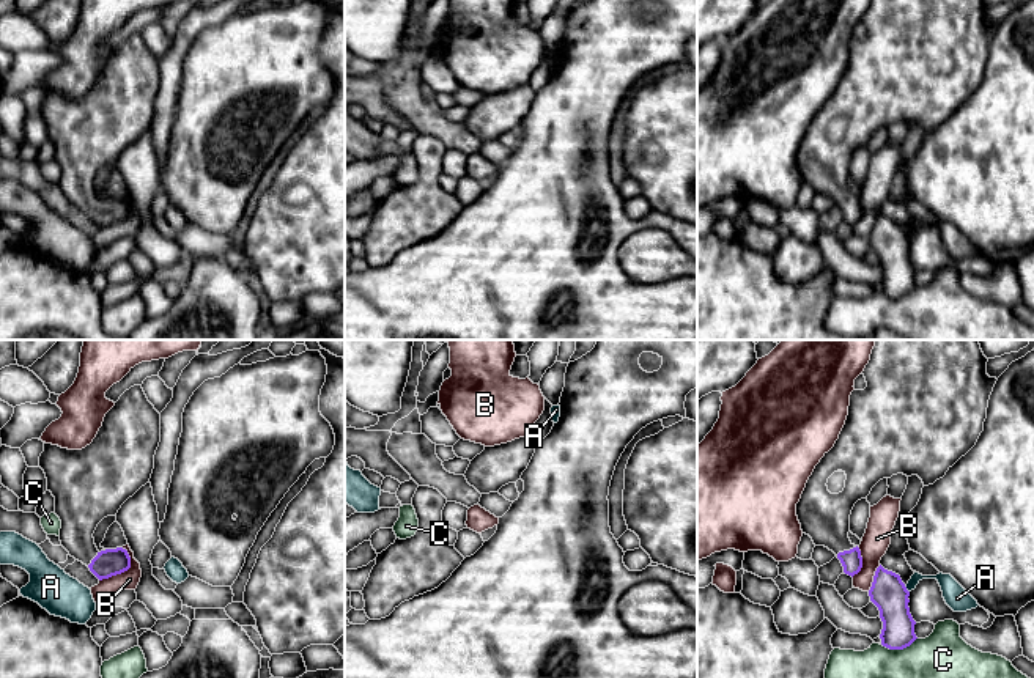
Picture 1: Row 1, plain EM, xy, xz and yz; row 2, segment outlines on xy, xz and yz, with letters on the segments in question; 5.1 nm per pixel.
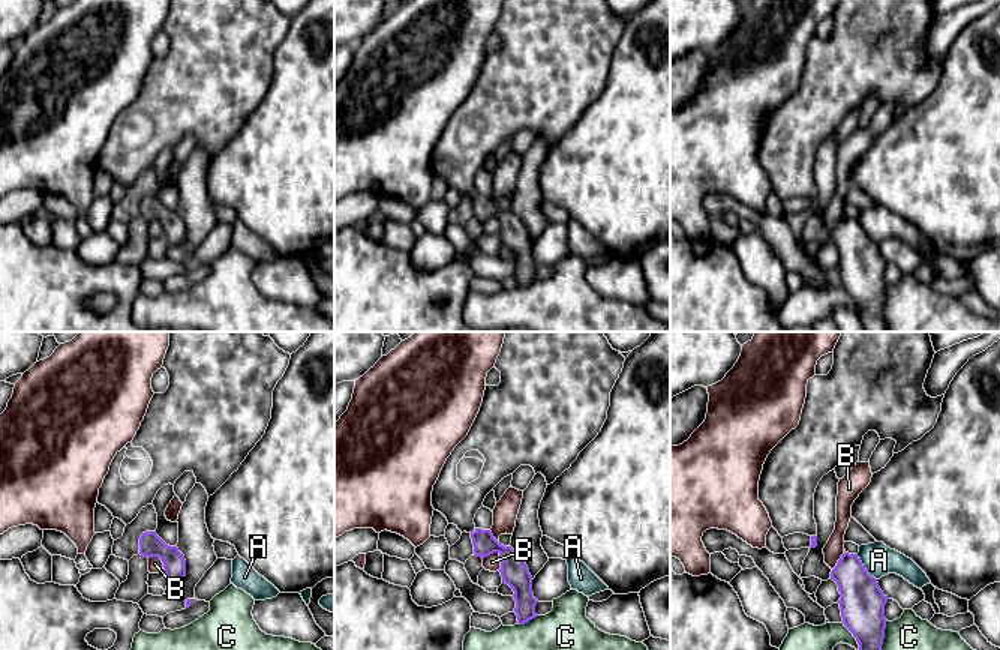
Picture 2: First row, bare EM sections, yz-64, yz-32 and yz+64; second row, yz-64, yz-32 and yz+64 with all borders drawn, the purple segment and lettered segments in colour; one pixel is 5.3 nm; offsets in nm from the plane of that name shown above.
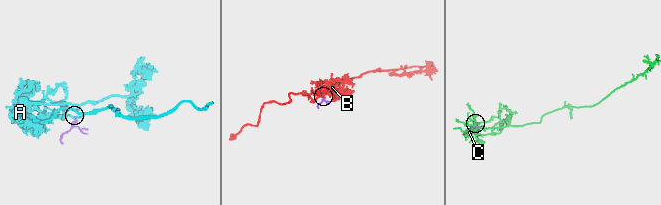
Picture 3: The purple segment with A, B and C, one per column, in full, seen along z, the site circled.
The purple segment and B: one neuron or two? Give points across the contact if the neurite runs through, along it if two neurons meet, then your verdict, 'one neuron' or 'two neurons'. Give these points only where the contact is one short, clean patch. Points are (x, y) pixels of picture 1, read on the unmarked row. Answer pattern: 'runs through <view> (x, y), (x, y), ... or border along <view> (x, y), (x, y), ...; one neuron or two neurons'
border along xy (125, 195), (129, 214), (99, 228); two neurons

